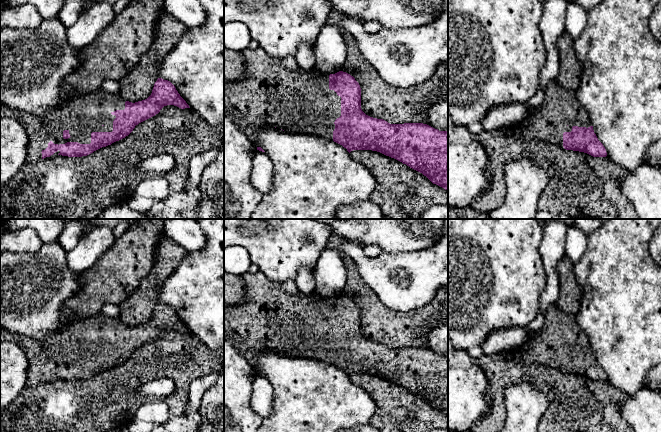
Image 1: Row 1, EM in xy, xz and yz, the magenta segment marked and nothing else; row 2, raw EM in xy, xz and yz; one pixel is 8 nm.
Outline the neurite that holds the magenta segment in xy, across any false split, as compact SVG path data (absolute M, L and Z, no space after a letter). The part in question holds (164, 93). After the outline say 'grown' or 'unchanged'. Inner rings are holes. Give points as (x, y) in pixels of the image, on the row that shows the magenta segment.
M158 78L151 95L147 99L135 103L125 101L119 93L110 94L99 89L74 97L43 115L11 111L2 104L0 104L0 115L9 114L24 126L28 137L26 163L31 163L58 155L87 156L125 138L136 125L155 116L167 105L174 105L181 109L190 108L170 81Z | grown

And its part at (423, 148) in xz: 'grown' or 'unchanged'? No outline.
grown

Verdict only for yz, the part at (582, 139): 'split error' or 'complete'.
split error

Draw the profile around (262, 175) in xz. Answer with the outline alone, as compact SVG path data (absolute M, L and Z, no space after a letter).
M257 150L252 161L251 184L260 193L267 194L273 189L274 164L271 158L262 151Z

